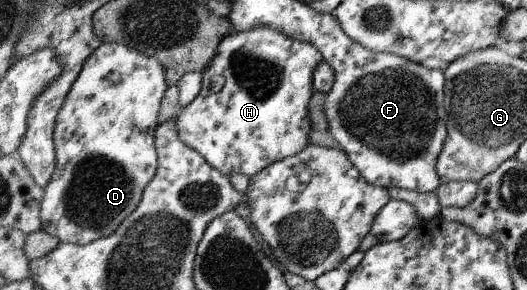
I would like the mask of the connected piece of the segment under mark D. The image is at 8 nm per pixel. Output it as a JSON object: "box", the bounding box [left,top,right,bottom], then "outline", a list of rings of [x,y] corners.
{"box":[42,43,169,244],"outline":[[[104,43],[85,63],[84,71],[81,72],[79,79],[73,86],[65,103],[64,110],[58,118],[56,128],[56,147],[58,150],[58,169],[53,176],[51,183],[46,187],[46,196],[44,199],[44,208],[42,214],[44,217],[44,229],[51,235],[56,235],[62,242],[71,242],[76,244],[92,244],[98,239],[110,237],[140,208],[144,200],[144,193],[152,183],[153,179],[160,169],[160,154],[156,145],[156,132],[160,128],[160,116],[162,115],[162,105],[169,89],[167,81],[167,69],[157,57],[153,57],[141,46],[129,47],[125,43]]]}

